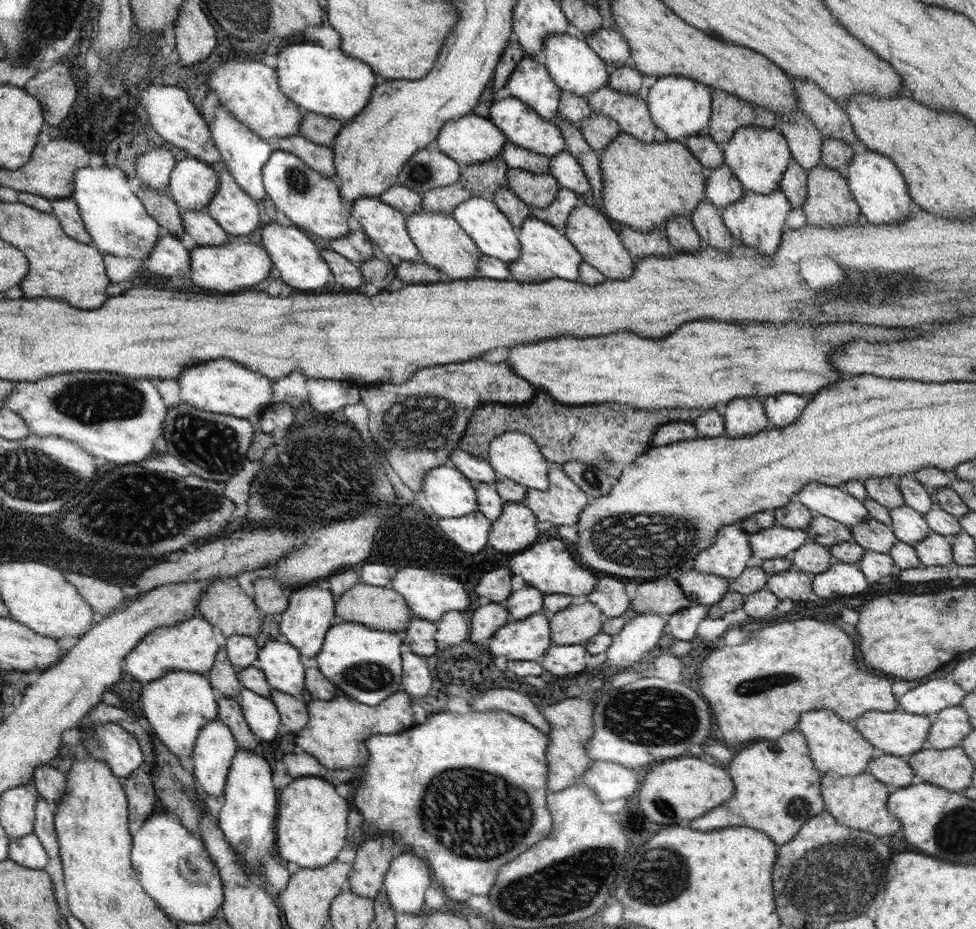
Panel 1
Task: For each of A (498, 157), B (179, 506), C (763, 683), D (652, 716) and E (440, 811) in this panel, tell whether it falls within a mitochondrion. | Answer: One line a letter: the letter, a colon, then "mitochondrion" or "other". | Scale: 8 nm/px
A: other
B: mitochondrion
C: mitochondrion
D: mitochondrion
E: mitochondrion

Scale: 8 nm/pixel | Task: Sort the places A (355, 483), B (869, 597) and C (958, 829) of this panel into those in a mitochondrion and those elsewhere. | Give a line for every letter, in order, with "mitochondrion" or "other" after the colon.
A: mitochondrion
B: other
C: mitochondrion

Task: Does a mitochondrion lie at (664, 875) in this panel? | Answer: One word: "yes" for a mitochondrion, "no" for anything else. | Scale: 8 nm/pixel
yes

